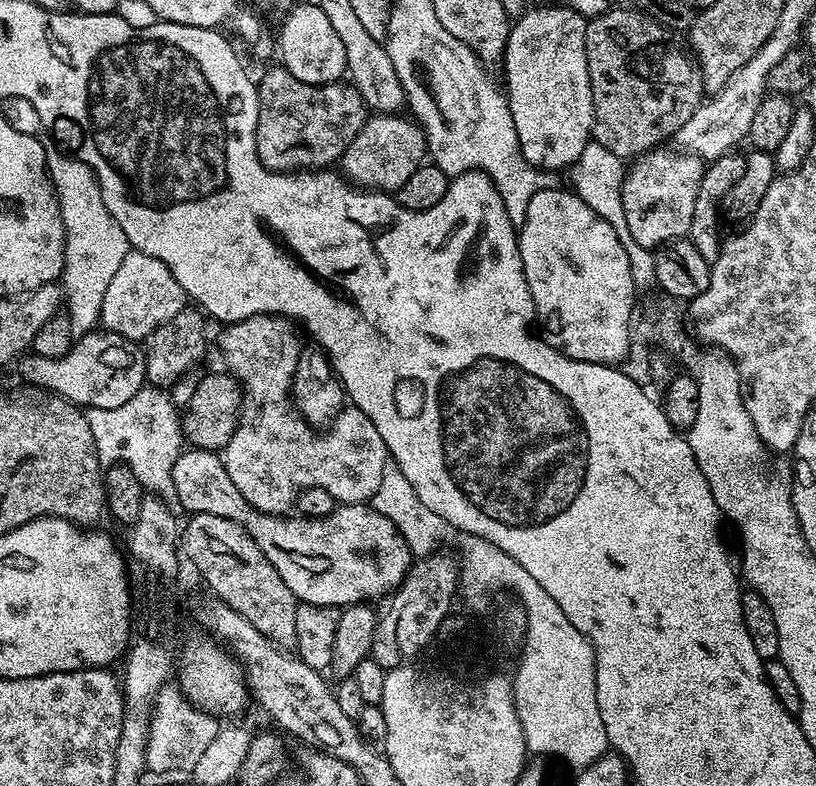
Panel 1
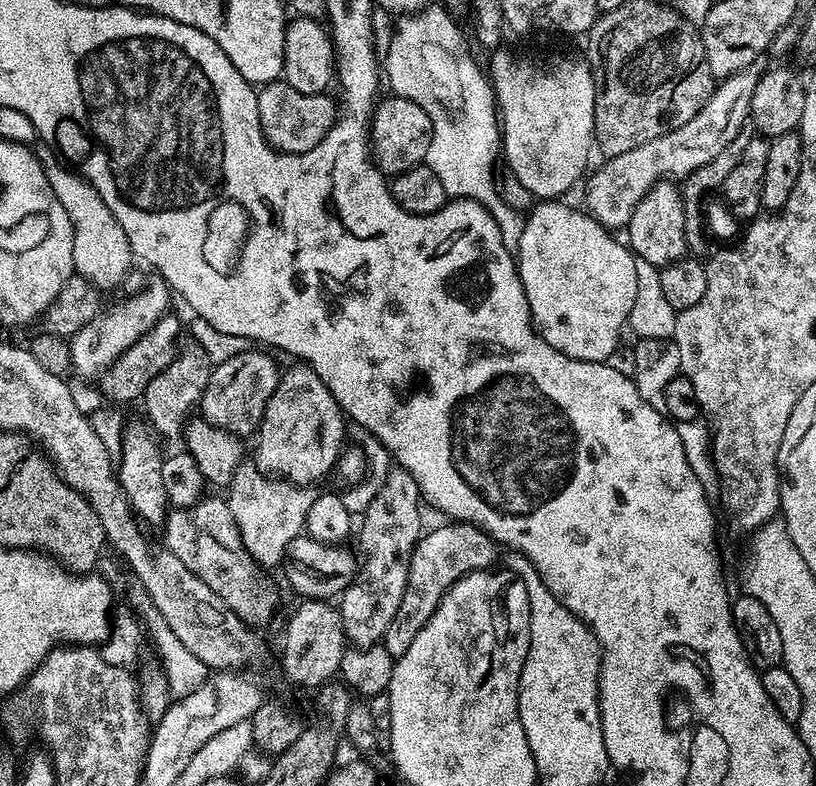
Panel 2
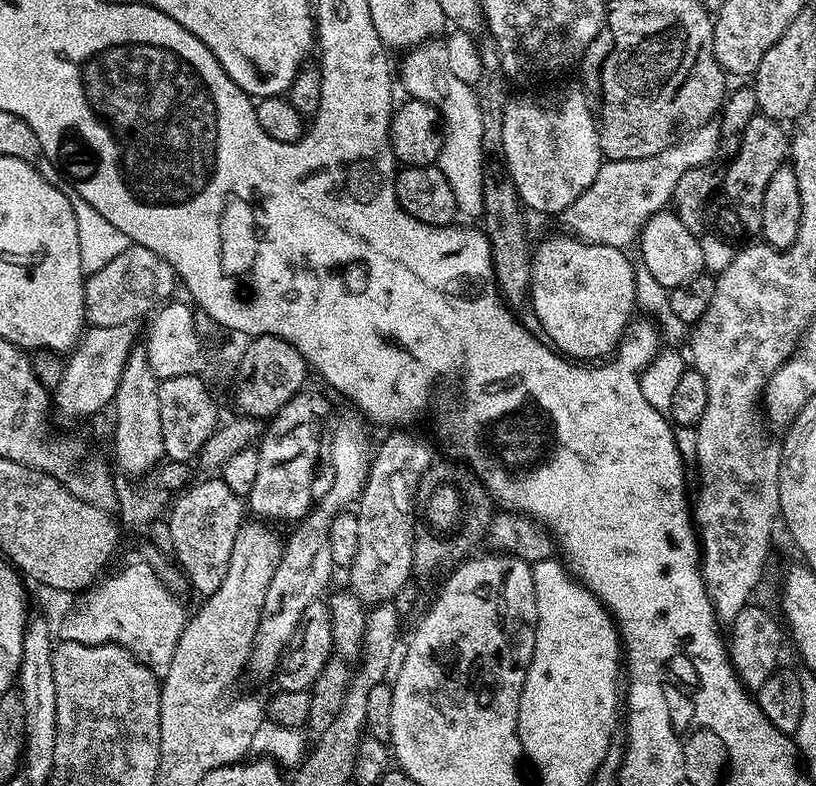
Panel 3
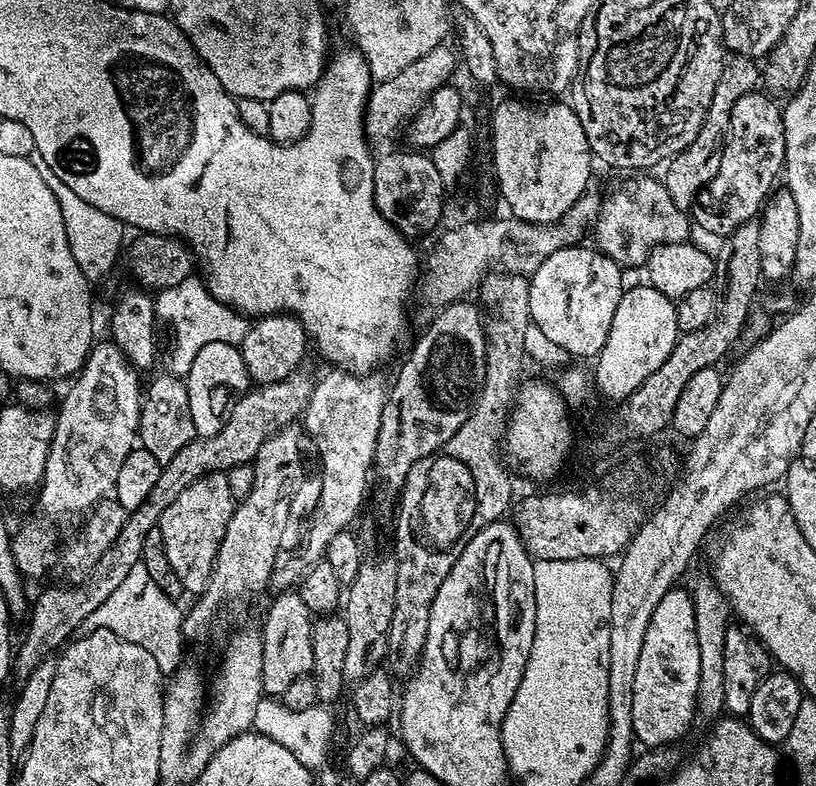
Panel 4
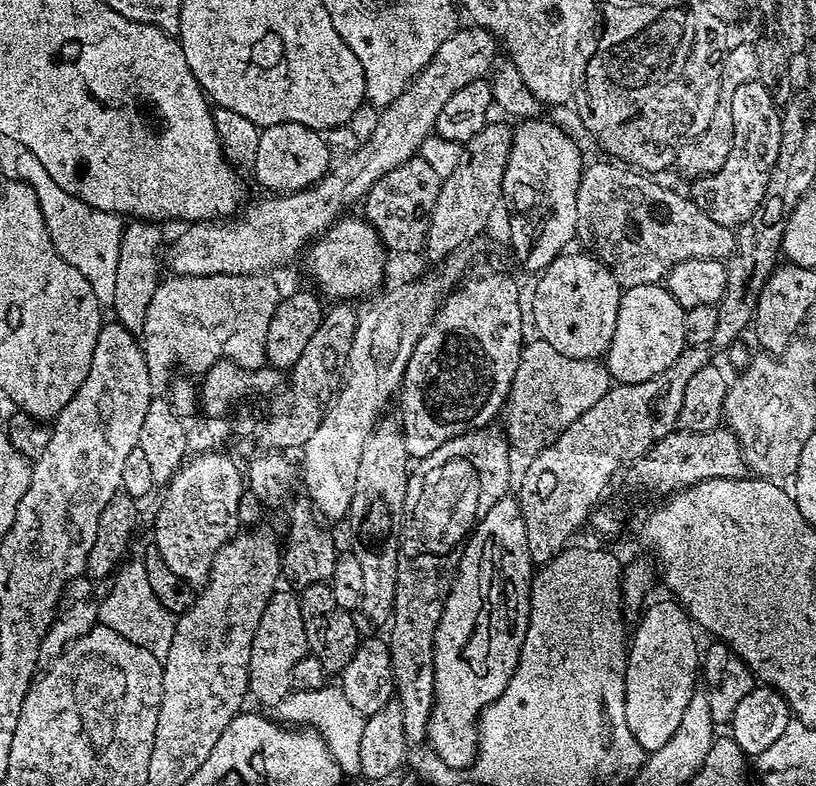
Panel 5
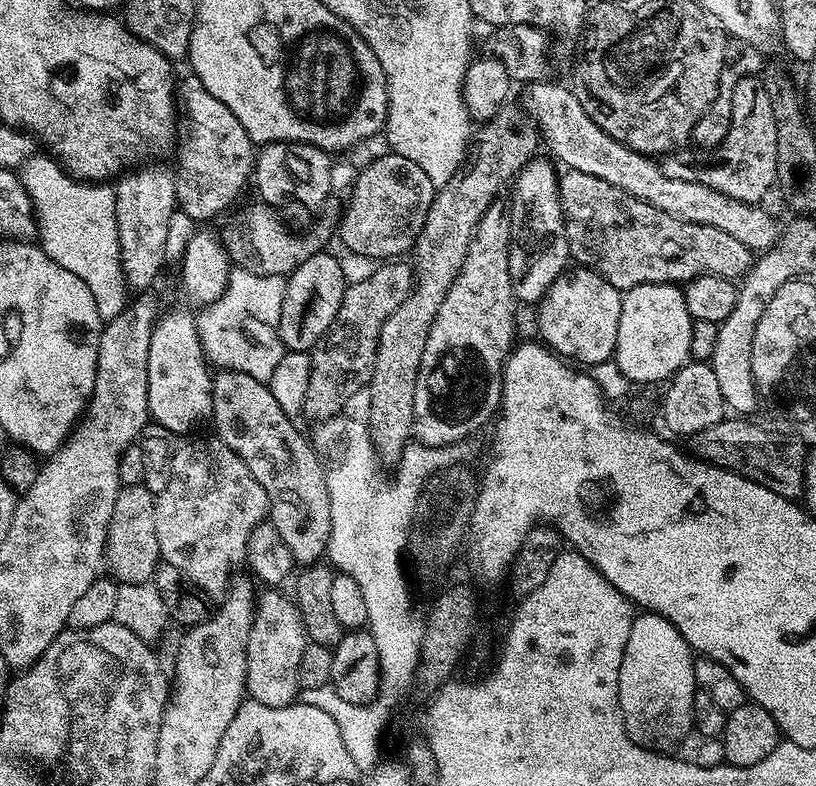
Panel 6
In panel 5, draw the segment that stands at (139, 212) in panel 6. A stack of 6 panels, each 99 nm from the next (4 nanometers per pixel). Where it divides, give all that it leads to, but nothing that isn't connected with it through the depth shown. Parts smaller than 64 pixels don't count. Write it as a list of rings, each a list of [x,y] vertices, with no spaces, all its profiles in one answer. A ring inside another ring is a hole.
[[[134,220],[125,225],[116,268],[114,300],[110,305],[115,321],[134,333],[147,327],[149,308],[153,304],[154,292],[160,283],[158,277],[158,252],[162,250],[161,228],[151,221]]]

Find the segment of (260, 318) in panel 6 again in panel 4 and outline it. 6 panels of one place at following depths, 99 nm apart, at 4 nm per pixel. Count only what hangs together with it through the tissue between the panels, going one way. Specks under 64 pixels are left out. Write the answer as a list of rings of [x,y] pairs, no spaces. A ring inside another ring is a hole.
[[[189,278],[185,284],[177,288],[168,288],[167,291],[159,293],[158,300],[162,307],[158,316],[161,321],[168,323],[172,331],[172,368],[171,375],[184,378],[194,362],[195,355],[202,346],[210,342],[224,342],[237,346],[244,343],[250,324],[241,313],[234,311],[227,304],[218,302],[208,293],[207,283],[203,279]]]

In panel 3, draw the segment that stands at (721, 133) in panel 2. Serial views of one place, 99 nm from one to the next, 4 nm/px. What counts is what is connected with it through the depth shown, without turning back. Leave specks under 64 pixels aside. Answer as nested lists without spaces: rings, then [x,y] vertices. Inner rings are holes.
[[[709,122],[702,127],[696,128],[694,131],[689,132],[682,139],[677,140],[666,150],[659,151],[656,155],[651,155],[650,158],[638,158],[638,159],[622,159],[622,160],[608,160],[601,163],[600,170],[598,174],[595,175],[594,182],[587,187],[586,191],[579,196],[574,202],[570,204],[566,209],[563,209],[560,218],[562,218],[565,228],[569,233],[576,236],[577,239],[582,239],[590,244],[602,244],[608,246],[614,246],[615,248],[626,248],[629,247],[629,243],[632,243],[639,237],[640,229],[644,227],[645,221],[651,217],[656,212],[661,211],[667,207],[667,204],[672,199],[672,194],[674,192],[674,186],[678,184],[678,179],[685,173],[686,170],[696,169],[700,165],[709,165],[713,160],[711,160],[715,155],[719,153],[719,142],[720,142],[720,129],[721,127],[714,122]]]

